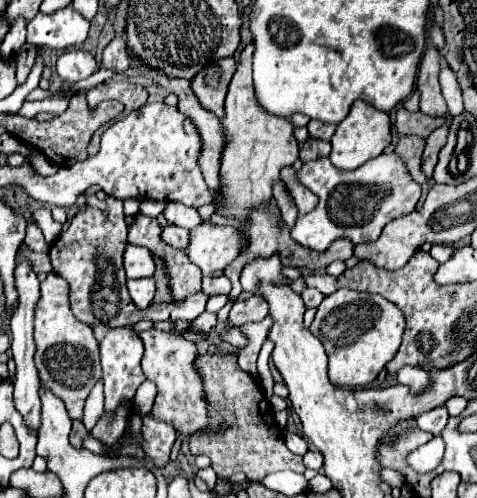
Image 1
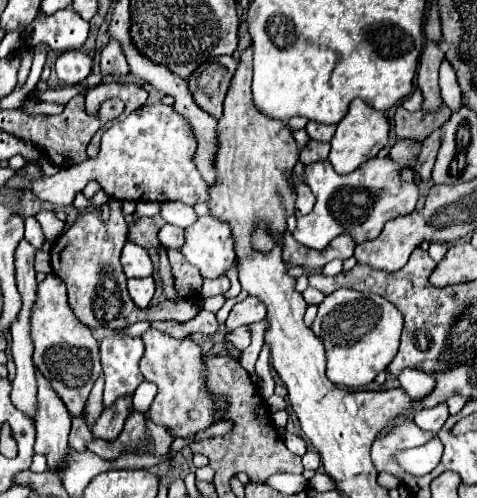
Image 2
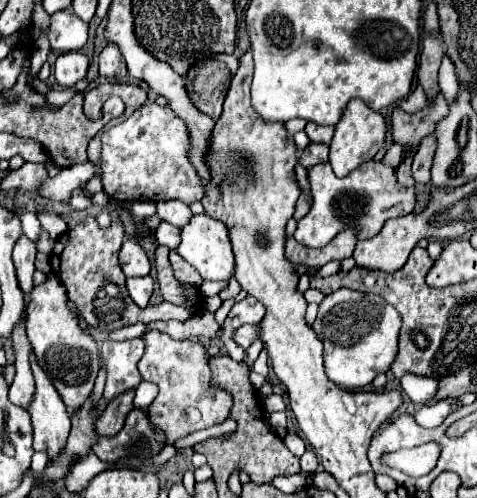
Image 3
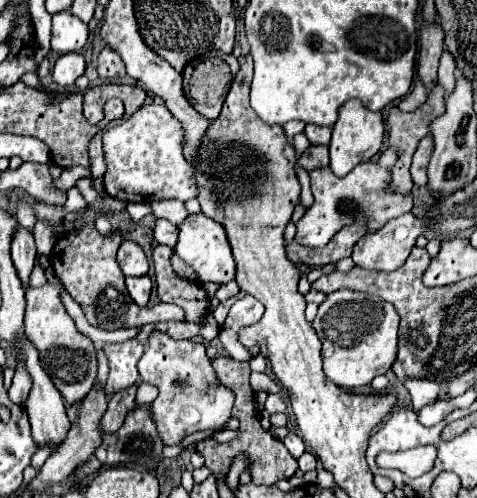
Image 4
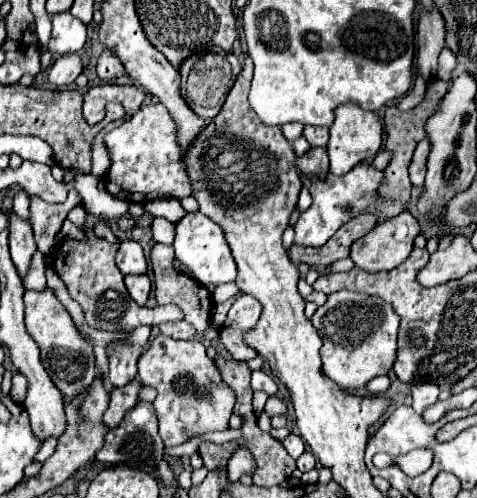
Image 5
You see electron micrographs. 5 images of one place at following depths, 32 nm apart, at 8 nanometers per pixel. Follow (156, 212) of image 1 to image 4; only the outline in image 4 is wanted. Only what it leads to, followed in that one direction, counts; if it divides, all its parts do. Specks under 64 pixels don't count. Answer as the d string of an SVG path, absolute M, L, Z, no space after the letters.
M130 202L126 210L128 210L128 214L130 214L130 218L132 218L134 222L138 222L140 218L144 218L146 214L152 214L150 204L146 204L146 202Z

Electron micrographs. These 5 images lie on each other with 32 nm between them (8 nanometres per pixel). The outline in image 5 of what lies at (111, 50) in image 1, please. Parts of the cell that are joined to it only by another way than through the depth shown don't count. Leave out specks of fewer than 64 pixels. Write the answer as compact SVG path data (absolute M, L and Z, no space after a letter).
M104 50L104 52L100 54L96 68L98 68L98 76L100 76L102 80L120 78L120 76L126 74L126 72L124 72L124 66L120 64L120 58L116 58L116 54L110 52L110 50Z

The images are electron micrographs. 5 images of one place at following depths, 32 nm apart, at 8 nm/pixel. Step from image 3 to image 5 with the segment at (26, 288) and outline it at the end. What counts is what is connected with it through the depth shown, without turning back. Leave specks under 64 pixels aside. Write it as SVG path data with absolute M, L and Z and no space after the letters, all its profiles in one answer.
M10 214L12 220L12 236L10 236L10 254L12 254L12 262L18 270L18 274L24 278L32 256L36 252L36 242L32 236L32 228L28 224L24 224L24 220L16 220L16 214Z

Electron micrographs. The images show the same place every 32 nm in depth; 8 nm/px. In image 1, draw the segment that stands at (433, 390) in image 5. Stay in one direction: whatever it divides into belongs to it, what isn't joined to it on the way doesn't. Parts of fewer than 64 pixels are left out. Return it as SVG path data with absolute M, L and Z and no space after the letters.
M404 366L398 372L398 382L408 384L412 392L424 392L430 385L430 375L427 371L418 366Z

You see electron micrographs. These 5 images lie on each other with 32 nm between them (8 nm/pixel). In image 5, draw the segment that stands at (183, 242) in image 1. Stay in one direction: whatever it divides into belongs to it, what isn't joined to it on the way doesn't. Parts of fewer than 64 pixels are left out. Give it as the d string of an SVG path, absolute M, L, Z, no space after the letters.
M154 218L154 222L152 222L152 236L160 244L174 244L176 226L172 222L168 222L166 218Z

